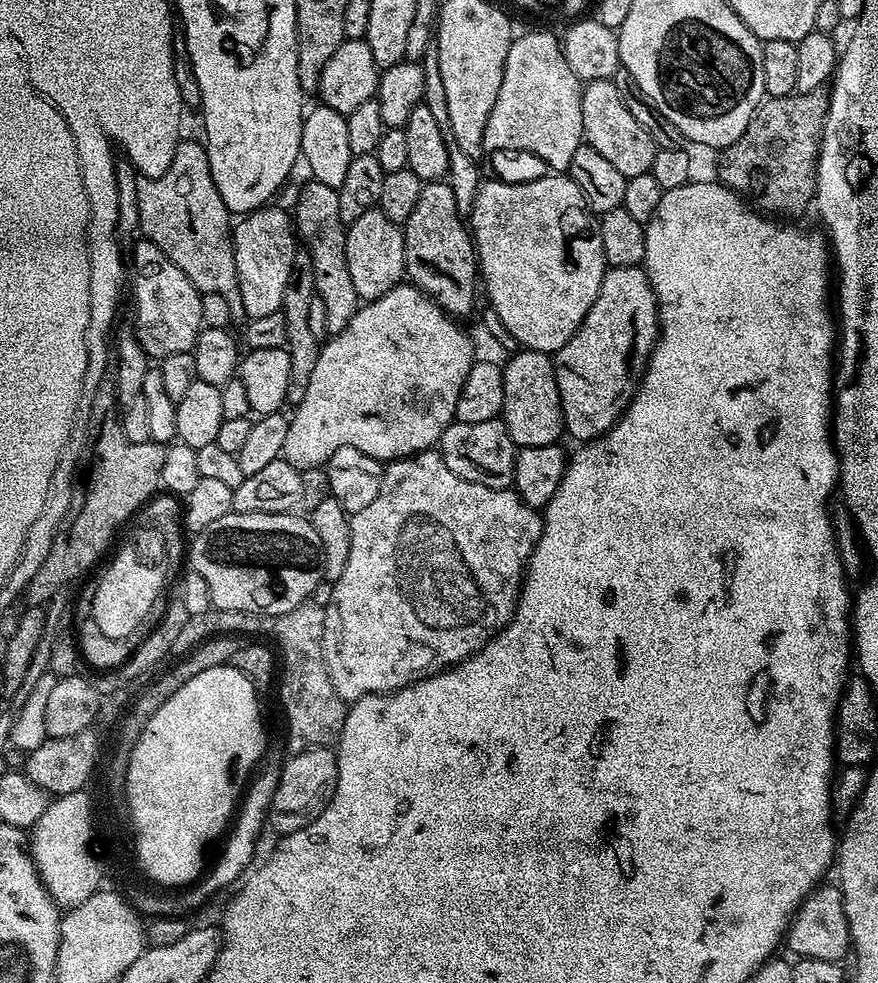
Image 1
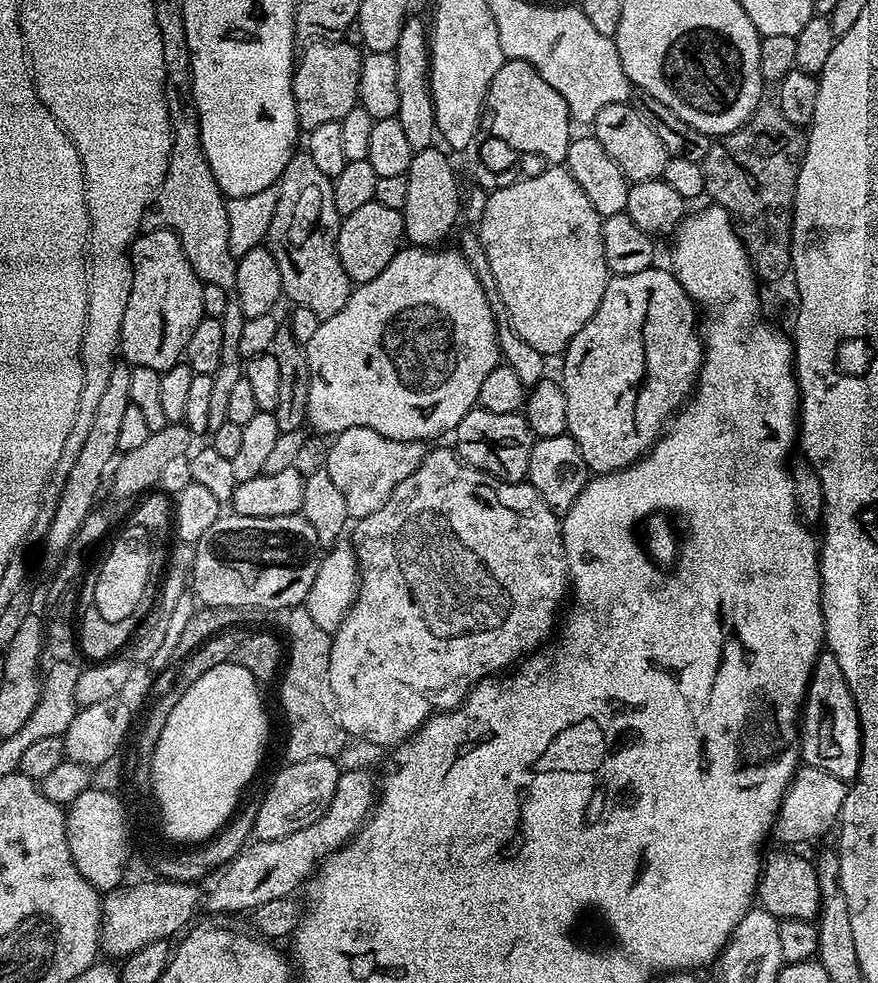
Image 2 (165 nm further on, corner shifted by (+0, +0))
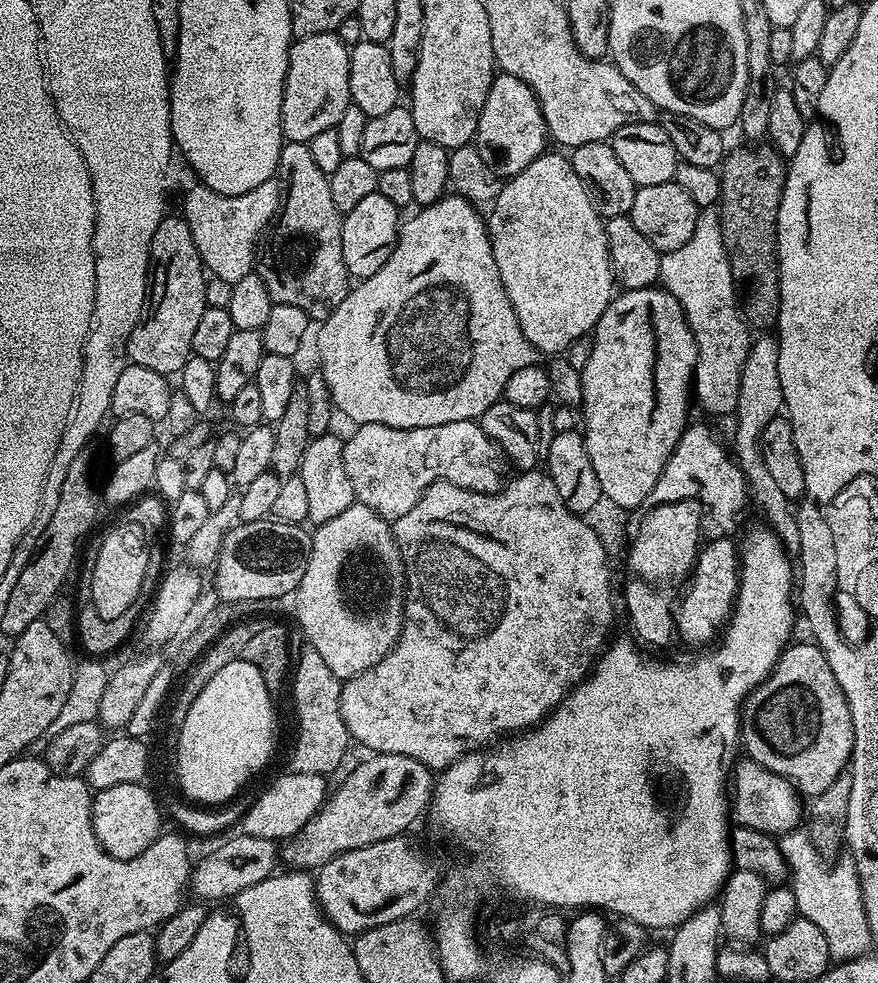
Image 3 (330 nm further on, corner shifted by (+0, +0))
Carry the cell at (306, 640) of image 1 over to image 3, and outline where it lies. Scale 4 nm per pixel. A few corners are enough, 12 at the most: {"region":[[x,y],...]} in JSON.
{"region":[[318,650],[295,657],[287,771],[327,777],[350,737],[341,683]]}

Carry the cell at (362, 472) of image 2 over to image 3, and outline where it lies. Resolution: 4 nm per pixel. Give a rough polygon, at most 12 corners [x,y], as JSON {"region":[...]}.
{"region":[[477,421],[361,424],[342,462],[389,522],[431,484],[491,494],[505,457]]}

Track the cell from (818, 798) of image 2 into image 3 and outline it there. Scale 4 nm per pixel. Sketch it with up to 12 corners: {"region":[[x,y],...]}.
{"region":[[747,758],[730,773],[730,816],[773,838],[806,808],[785,776]]}

